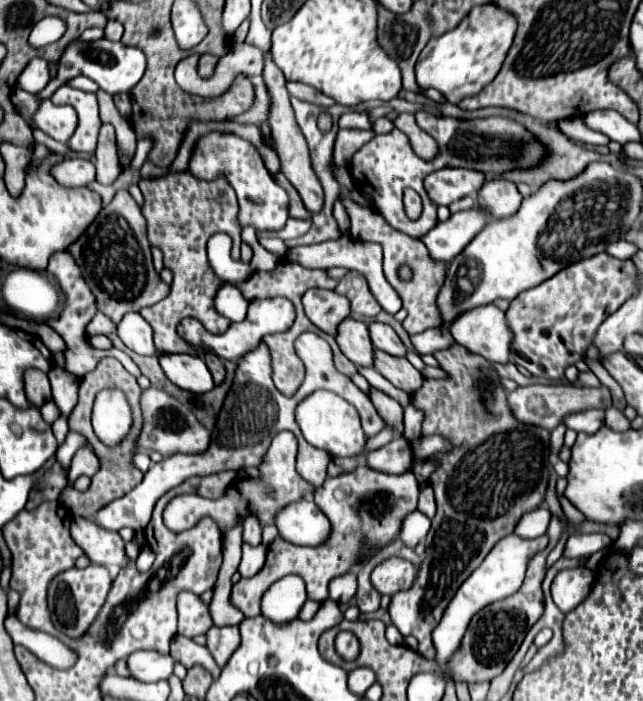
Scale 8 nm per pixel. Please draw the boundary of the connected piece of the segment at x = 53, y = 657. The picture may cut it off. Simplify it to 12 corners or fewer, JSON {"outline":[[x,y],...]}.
{"outline":[[14,615],[6,631],[52,667],[68,669],[76,653],[44,631],[28,629]]}

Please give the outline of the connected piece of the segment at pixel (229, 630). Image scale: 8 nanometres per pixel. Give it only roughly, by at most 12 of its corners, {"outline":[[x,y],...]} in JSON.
{"outline":[[210,627],[206,647],[218,667],[240,645],[238,627]]}

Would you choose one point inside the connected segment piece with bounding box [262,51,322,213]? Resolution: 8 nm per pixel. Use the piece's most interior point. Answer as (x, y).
(292, 149)

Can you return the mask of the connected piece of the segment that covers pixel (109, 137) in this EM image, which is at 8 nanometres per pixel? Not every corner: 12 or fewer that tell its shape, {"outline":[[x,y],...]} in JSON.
{"outline":[[104,123],[98,135],[96,179],[114,183],[122,173],[114,127]]}

